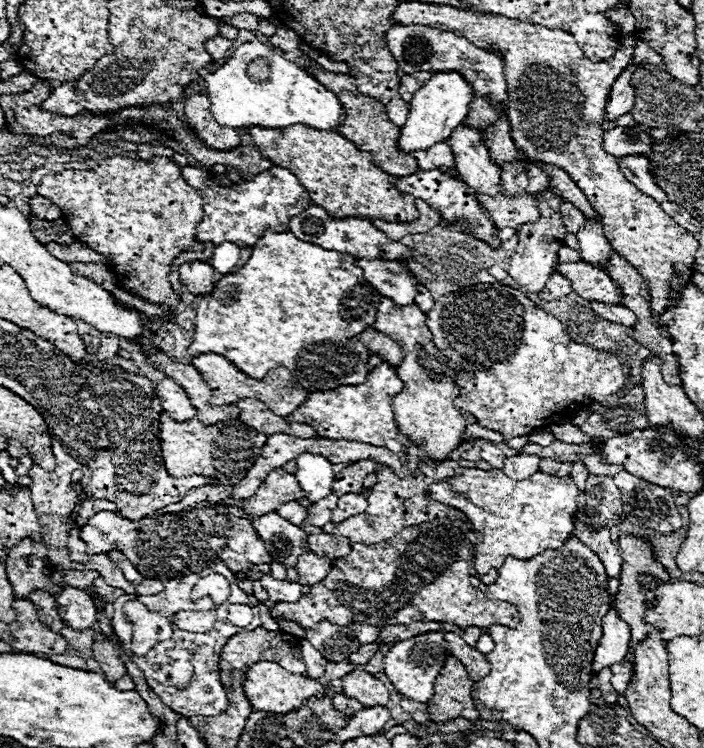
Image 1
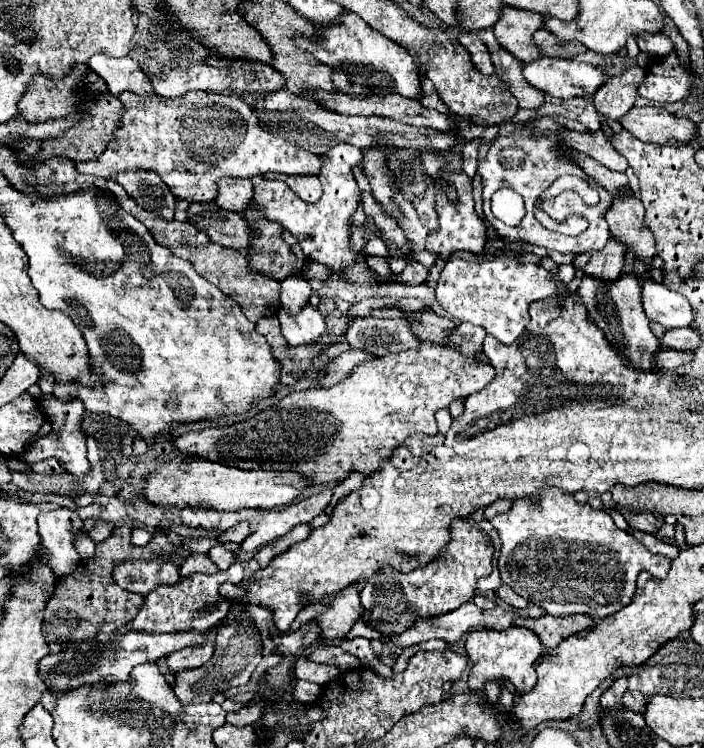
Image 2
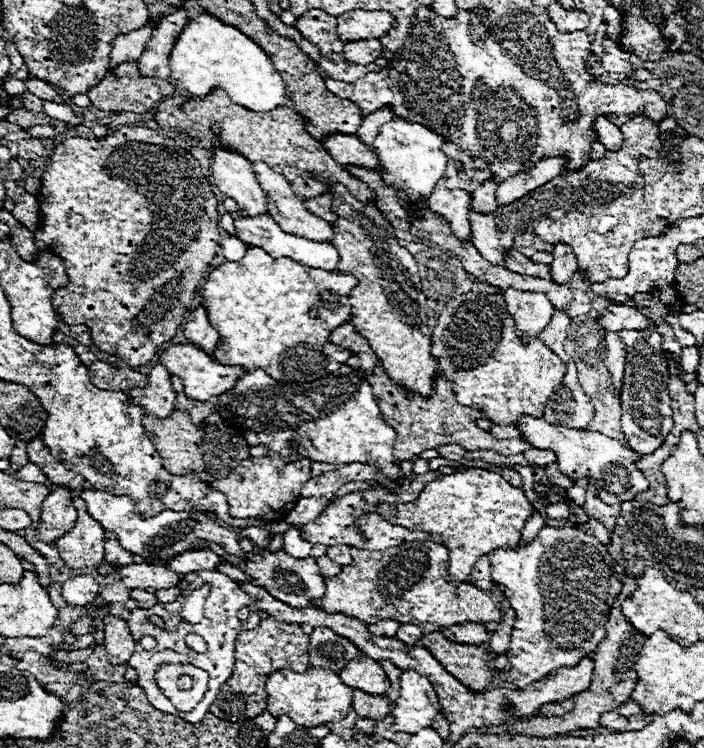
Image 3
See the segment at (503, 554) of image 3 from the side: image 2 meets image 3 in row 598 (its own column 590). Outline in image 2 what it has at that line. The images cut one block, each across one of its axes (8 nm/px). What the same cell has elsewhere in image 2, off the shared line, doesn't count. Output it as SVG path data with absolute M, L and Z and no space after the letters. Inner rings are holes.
M550 488L550 492L542 492L542 500L538 504L512 504L508 512L502 512L490 520L490 524L498 530L502 538L500 550L500 576L502 582L508 584L516 594L526 598L532 604L542 606L544 600L566 604L566 602L594 602L600 608L600 618L618 612L630 604L630 596L634 596L636 578L642 570L650 572L654 578L664 578L670 570L670 560L646 550L630 532L624 532L614 526L612 518L604 510L592 510L588 504L578 504L572 496L562 496L558 488Z

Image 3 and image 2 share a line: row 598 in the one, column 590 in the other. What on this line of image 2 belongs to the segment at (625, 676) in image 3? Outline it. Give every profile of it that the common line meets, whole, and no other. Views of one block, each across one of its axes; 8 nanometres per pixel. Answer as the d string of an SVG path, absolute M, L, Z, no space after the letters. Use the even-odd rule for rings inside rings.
M544 614L542 618L522 618L514 620L516 626L530 628L546 648L554 648L560 644L570 632L578 632L578 628L586 628L586 624L594 624L594 620L588 614L570 614L570 616L550 616Z

